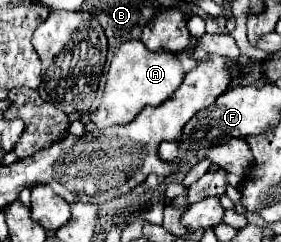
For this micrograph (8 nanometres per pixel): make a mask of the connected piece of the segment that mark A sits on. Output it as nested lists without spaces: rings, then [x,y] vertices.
[[[128,40],[118,48],[110,62],[102,104],[90,118],[98,128],[128,124],[144,106],[160,106],[164,100],[168,100],[182,84],[182,78],[184,70],[180,70],[176,54],[170,50],[152,52],[140,40]]]

